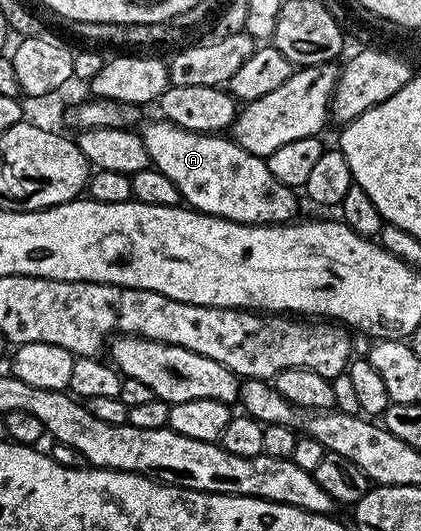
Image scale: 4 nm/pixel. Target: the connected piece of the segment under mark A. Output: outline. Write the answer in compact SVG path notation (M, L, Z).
M168 121L160 122L146 122L139 131L149 162L175 181L175 189L179 189L182 200L192 210L230 219L232 223L254 225L288 223L296 216L293 214L297 211L298 192L275 181L262 156L247 153L247 149L224 134L188 131Z

